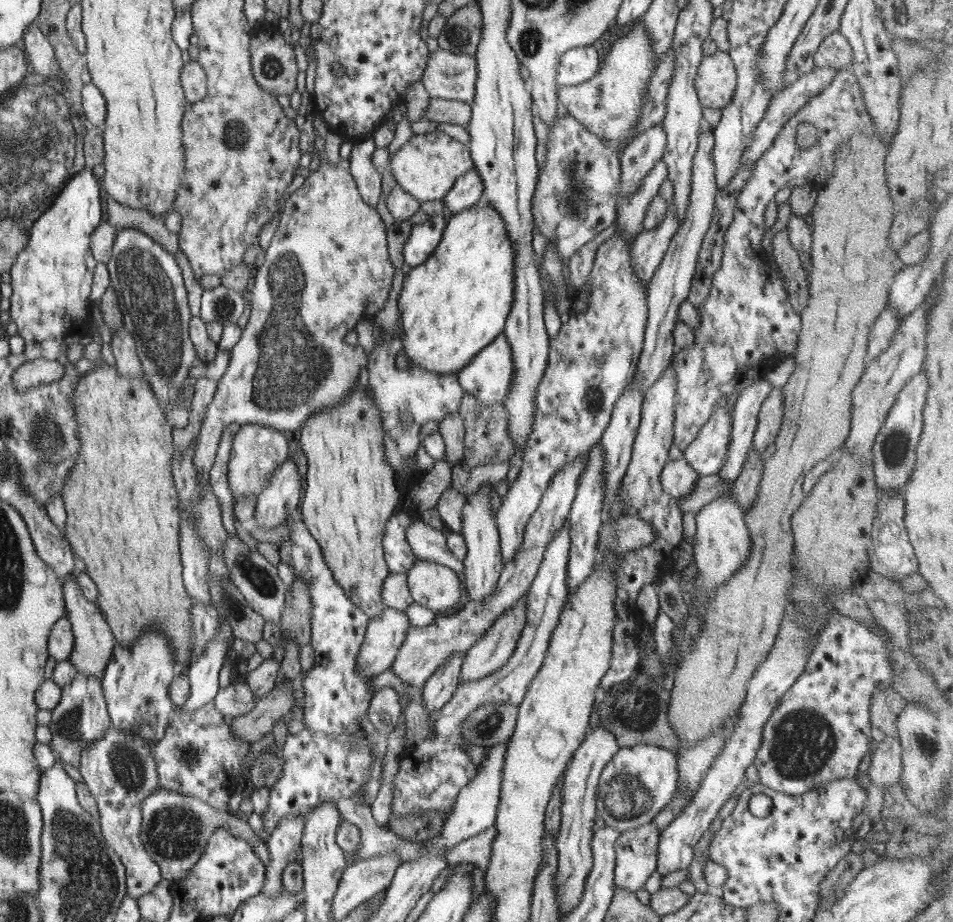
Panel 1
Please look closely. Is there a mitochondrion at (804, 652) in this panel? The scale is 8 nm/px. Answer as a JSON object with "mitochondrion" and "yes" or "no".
{"mitochondrion":"no"}

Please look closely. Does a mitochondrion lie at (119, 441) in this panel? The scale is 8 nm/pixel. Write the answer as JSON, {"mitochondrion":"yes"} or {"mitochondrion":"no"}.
{"mitochondrion":"no"}

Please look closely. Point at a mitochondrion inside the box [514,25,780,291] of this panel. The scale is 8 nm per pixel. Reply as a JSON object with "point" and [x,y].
{"point":[577,193]}

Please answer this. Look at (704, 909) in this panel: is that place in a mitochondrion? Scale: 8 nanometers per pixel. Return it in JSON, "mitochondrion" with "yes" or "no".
{"mitochondrion":"no"}

